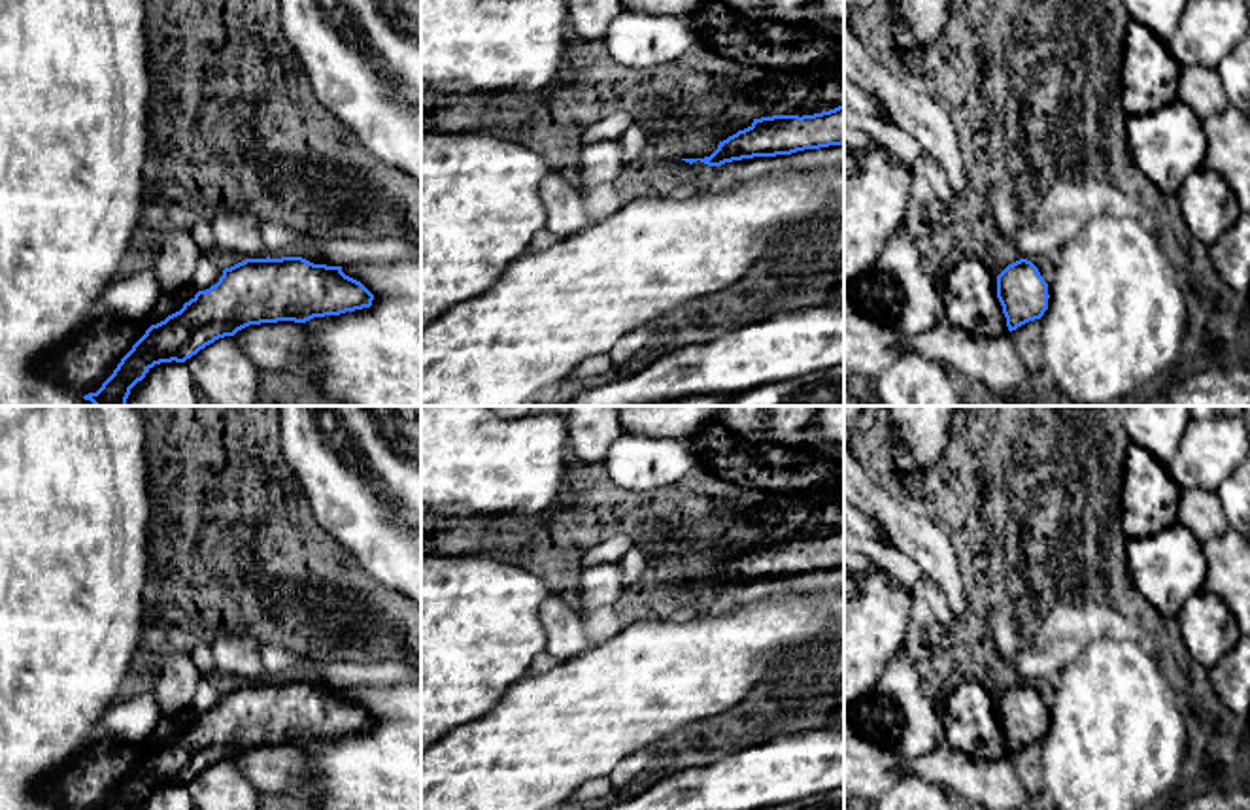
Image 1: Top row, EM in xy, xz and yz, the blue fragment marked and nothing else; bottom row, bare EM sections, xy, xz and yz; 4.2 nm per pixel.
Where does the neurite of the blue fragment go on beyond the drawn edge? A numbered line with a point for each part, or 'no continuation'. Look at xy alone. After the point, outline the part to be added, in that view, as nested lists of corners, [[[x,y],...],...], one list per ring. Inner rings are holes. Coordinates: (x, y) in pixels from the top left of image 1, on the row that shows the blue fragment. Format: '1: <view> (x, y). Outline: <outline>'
no continuation

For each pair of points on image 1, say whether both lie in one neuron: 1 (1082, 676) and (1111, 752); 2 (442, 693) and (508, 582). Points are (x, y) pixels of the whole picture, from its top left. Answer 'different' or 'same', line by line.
1: same
2: same

